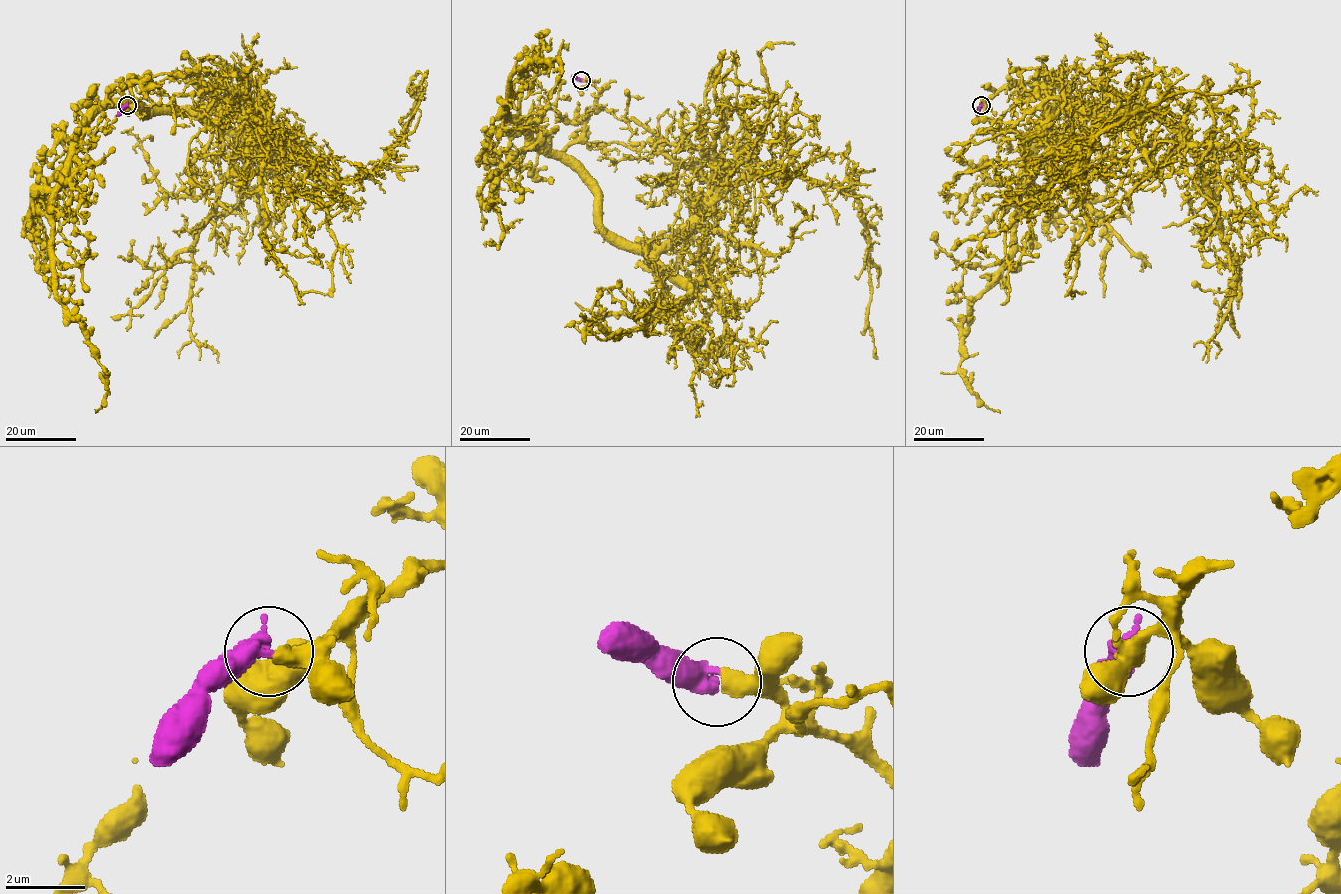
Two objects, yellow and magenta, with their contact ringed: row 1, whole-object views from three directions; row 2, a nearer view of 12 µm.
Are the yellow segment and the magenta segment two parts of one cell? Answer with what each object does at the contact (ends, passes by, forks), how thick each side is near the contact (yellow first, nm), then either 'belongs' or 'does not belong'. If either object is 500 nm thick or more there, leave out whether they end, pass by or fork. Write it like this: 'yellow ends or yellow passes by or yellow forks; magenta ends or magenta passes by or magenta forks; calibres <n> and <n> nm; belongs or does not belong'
calibres 460 and 550 nm; belongs

